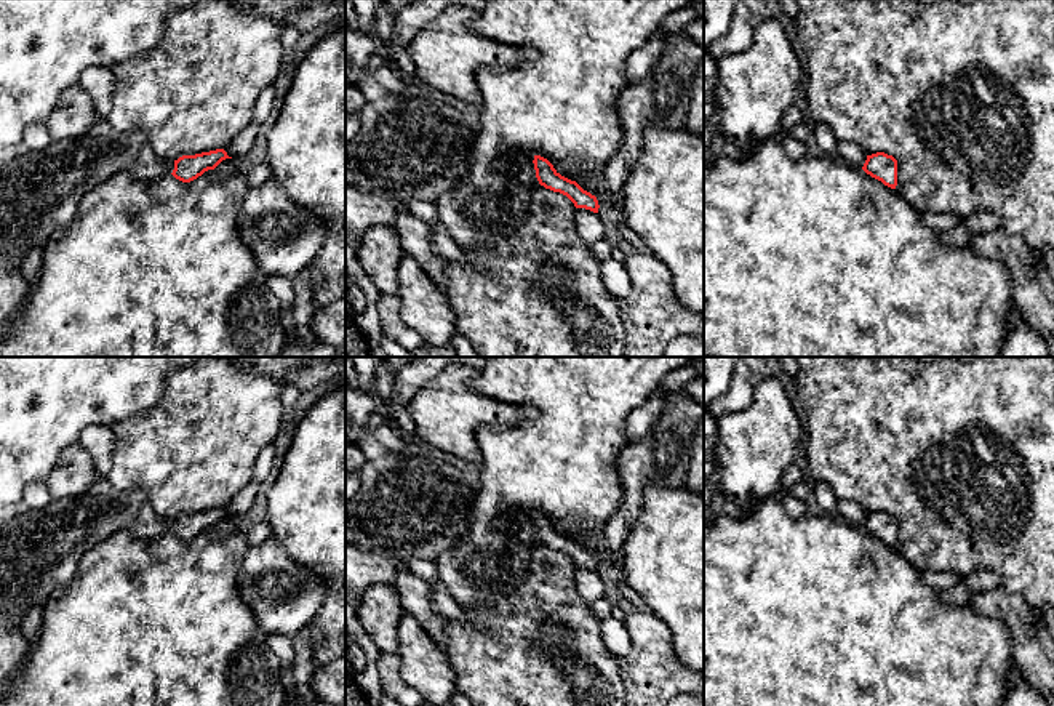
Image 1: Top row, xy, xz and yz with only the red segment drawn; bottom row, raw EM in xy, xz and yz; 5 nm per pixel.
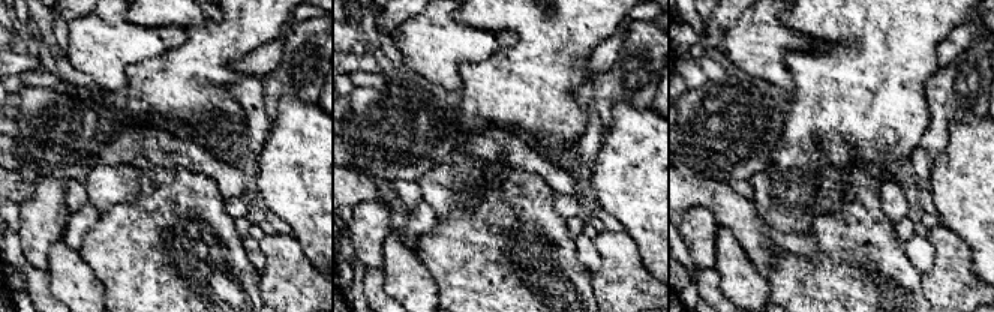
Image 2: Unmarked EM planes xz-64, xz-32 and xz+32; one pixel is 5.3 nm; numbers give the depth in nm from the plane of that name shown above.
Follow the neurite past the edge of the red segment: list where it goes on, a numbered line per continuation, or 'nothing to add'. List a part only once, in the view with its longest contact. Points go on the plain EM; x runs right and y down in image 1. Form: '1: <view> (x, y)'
1: xy (40, 551)

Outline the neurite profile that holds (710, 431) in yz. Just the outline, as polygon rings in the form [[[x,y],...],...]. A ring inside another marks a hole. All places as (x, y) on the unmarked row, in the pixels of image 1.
[[[704,408],[704,509],[718,493],[713,472],[717,469],[718,427],[717,419]]]

